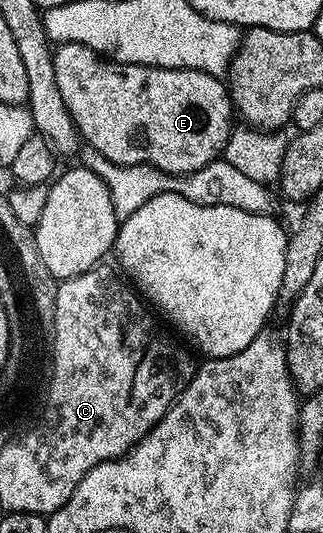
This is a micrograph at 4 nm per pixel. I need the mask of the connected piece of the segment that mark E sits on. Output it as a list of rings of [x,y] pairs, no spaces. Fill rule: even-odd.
[[[61,42],[55,47],[52,55],[54,60],[54,80],[58,80],[58,88],[62,92],[62,100],[66,100],[66,108],[76,125],[81,139],[94,149],[106,160],[110,160],[115,166],[153,166],[167,174],[193,174],[198,168],[206,168],[206,164],[217,161],[223,155],[228,137],[234,129],[234,107],[232,96],[228,87],[215,74],[207,74],[205,70],[175,70],[174,68],[162,68],[161,66],[135,66],[125,62],[114,62],[90,48],[73,42]]]

